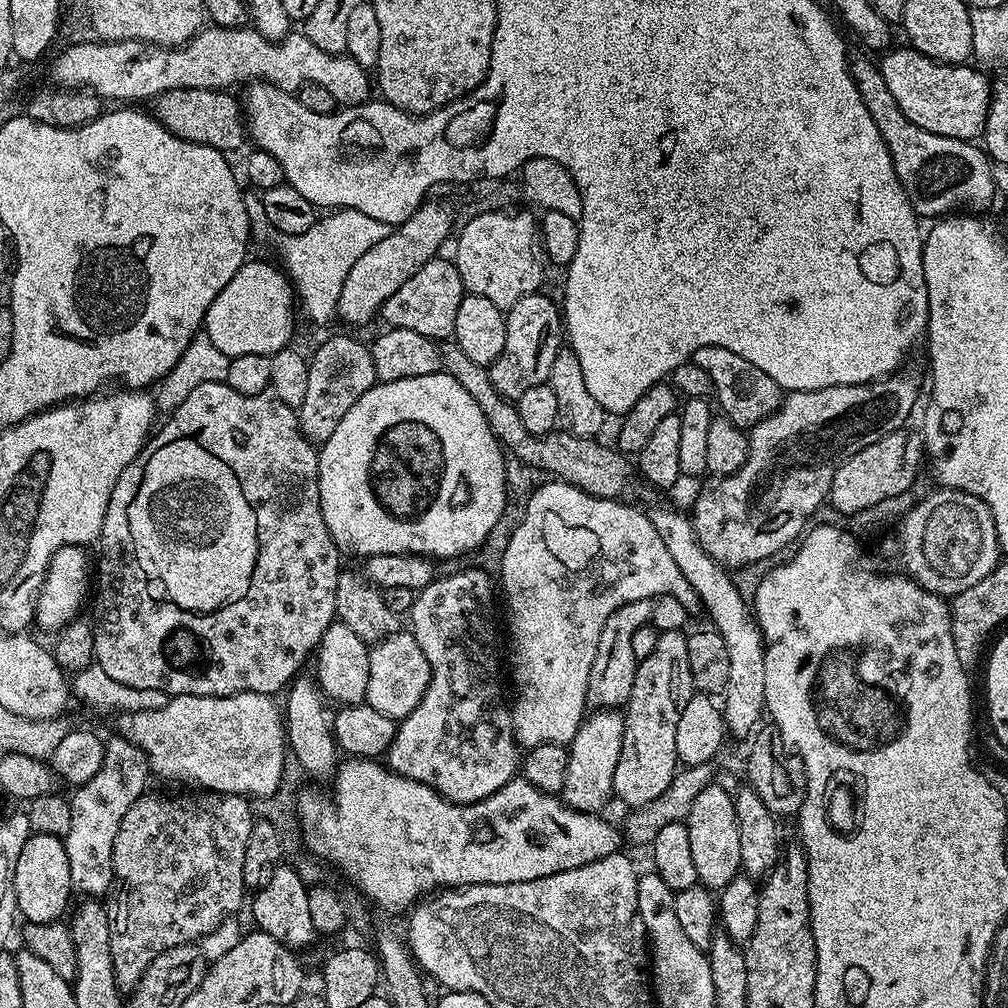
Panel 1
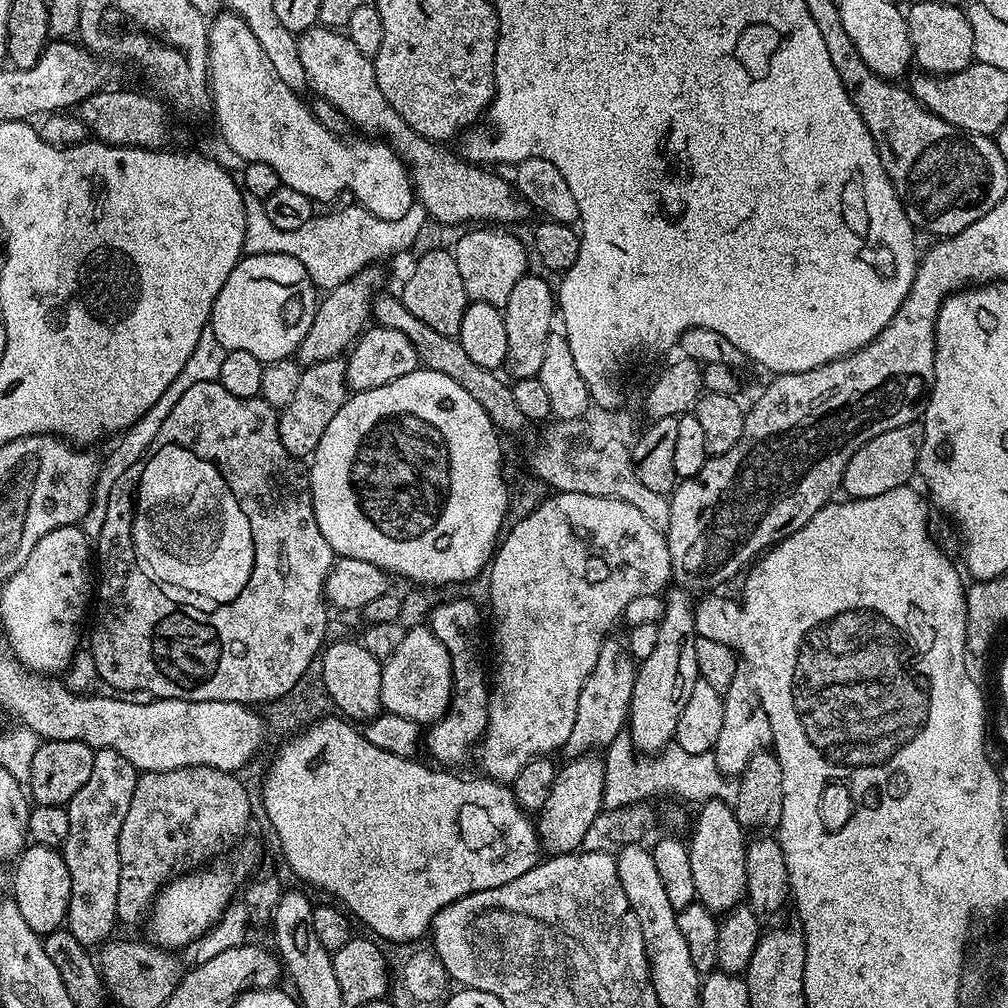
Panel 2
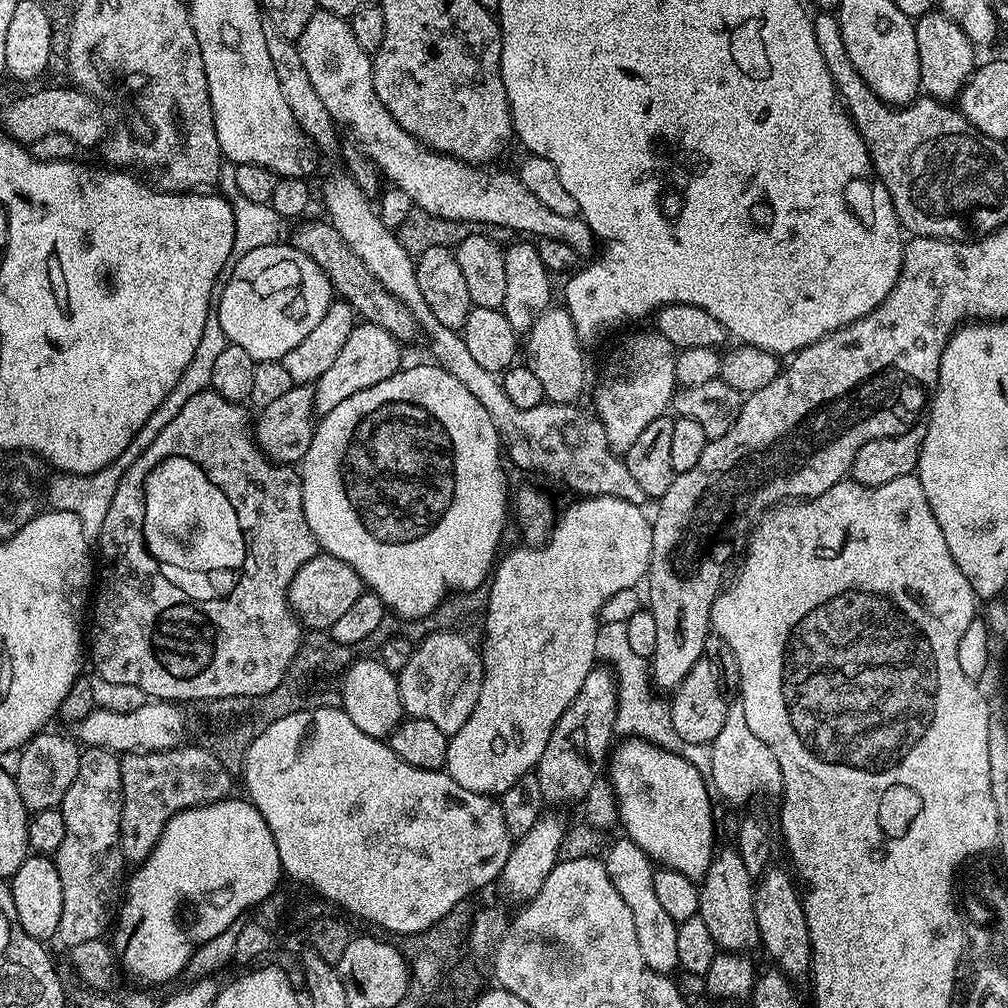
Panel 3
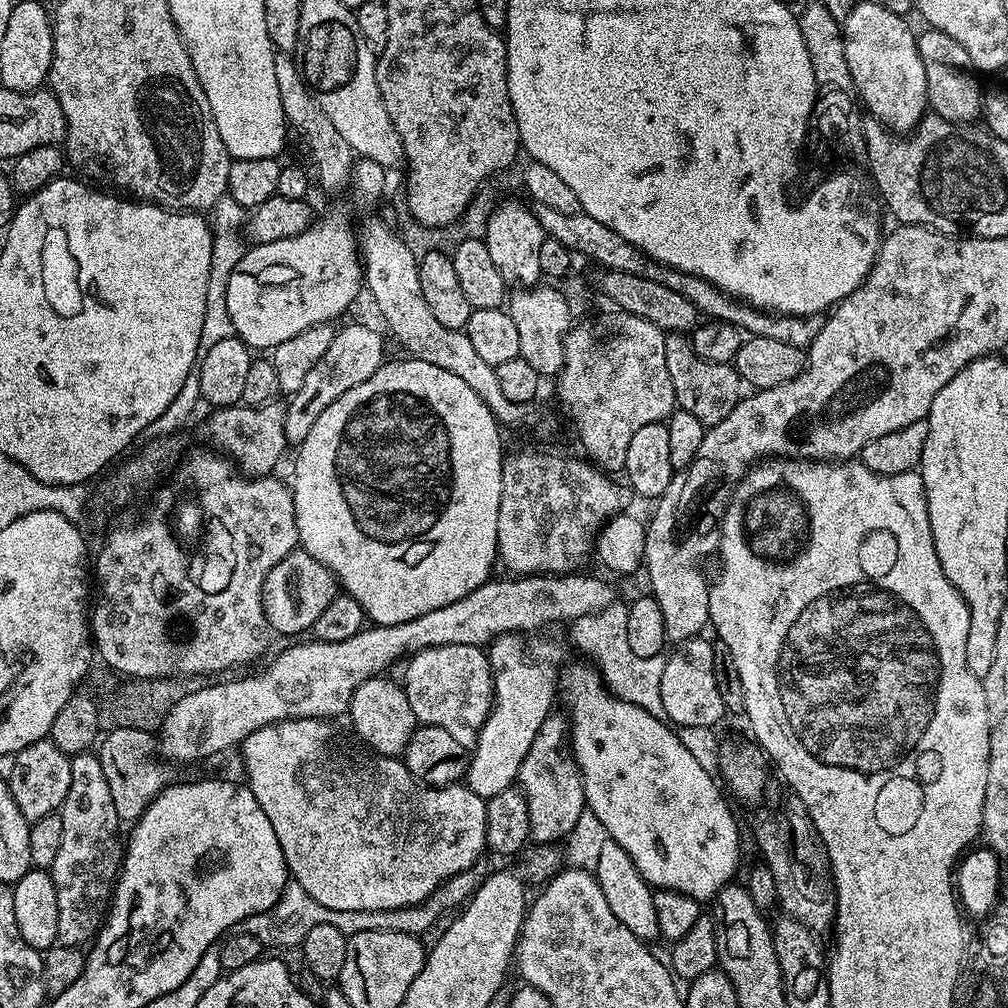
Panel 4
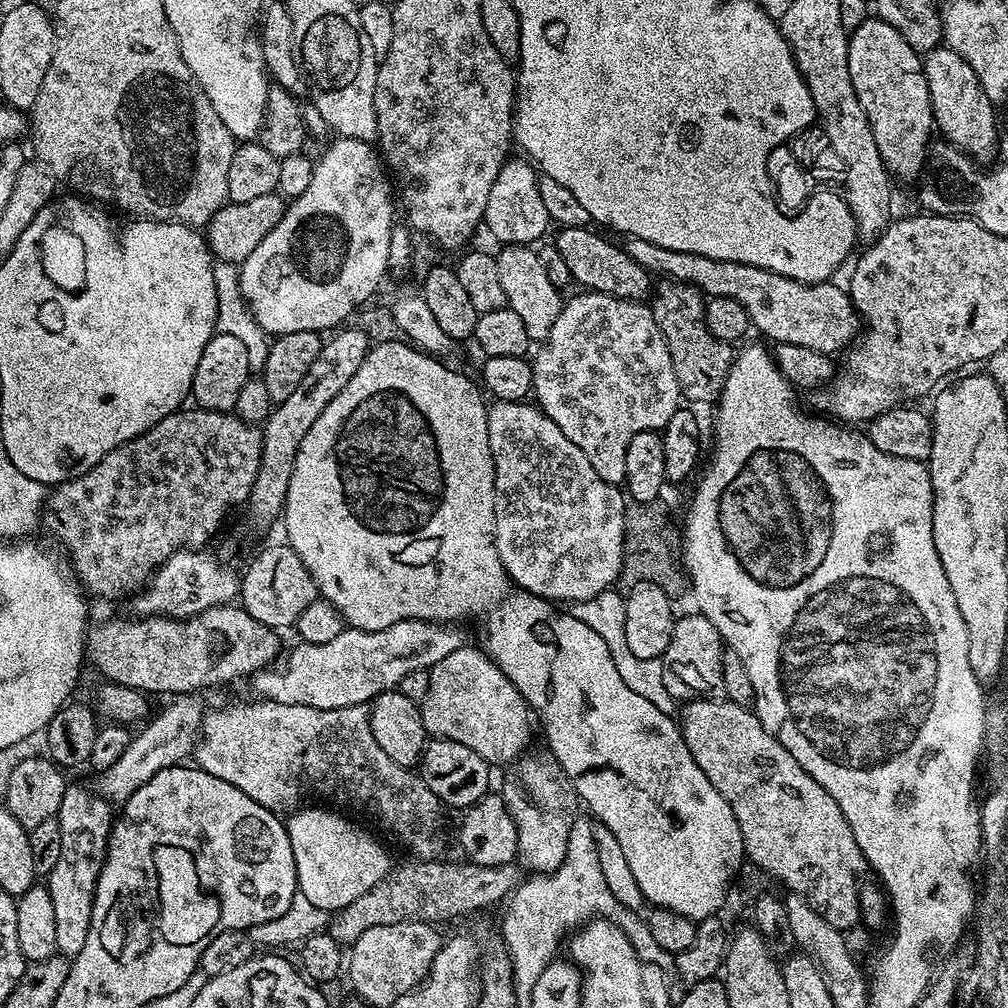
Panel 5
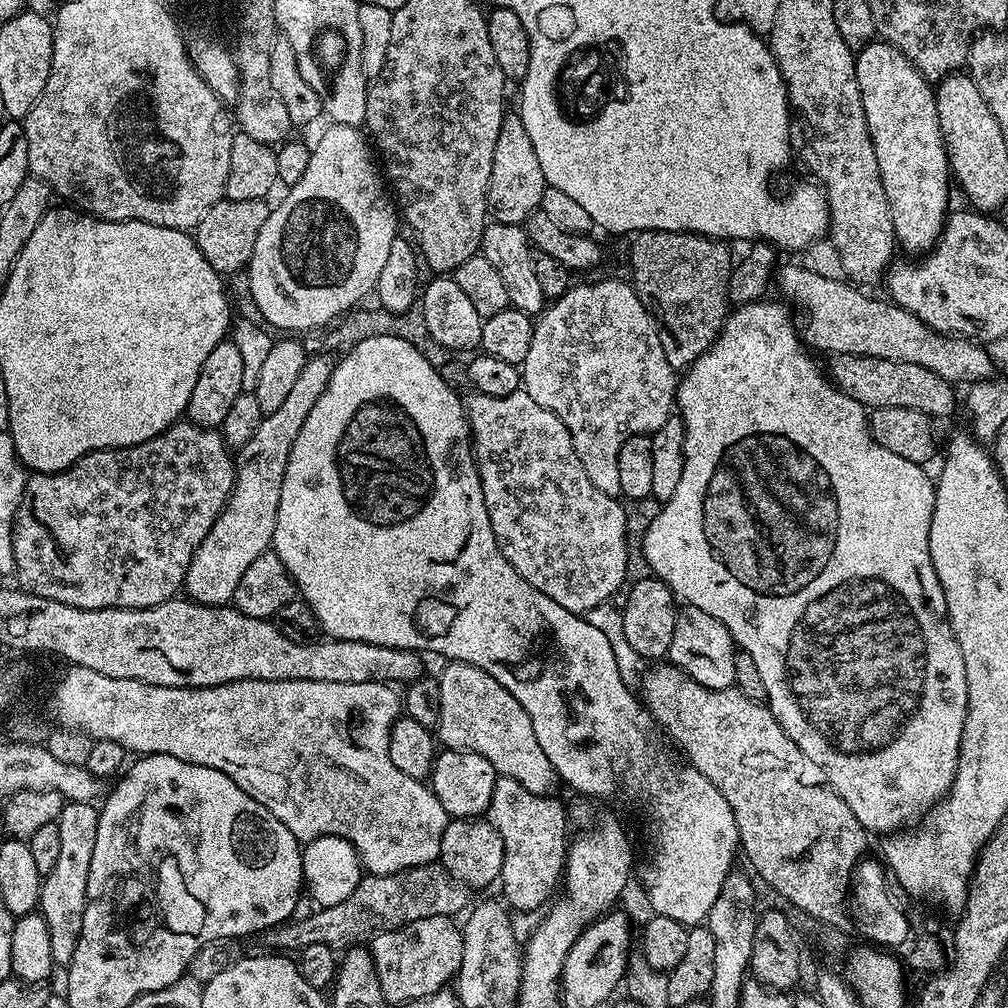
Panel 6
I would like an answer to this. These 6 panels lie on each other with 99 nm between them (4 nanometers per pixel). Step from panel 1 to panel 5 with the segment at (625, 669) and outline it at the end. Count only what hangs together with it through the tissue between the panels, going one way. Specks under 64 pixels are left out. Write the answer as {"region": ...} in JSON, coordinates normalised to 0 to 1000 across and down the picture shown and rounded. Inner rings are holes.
{"region":[[[525,745],[511,755],[508,764],[508,771],[501,776],[498,789],[510,812],[510,819],[514,819],[512,853],[521,866],[550,866],[562,851],[565,821],[577,799],[565,772],[546,745]]]}

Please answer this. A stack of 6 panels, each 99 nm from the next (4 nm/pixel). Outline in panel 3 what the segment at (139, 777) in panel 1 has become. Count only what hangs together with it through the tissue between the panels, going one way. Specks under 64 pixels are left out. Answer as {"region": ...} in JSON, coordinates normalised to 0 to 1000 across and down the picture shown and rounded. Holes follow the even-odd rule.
{"region":[[[84,741],[79,747],[77,769],[65,792],[60,797],[60,807],[65,815],[65,827],[62,830],[62,839],[54,847],[58,871],[62,871],[62,911],[58,915],[56,929],[68,941],[79,935],[92,934],[104,928],[112,920],[121,896],[121,882],[125,877],[125,854],[119,842],[119,816],[123,803],[121,788],[121,764],[119,750],[110,742]]]}

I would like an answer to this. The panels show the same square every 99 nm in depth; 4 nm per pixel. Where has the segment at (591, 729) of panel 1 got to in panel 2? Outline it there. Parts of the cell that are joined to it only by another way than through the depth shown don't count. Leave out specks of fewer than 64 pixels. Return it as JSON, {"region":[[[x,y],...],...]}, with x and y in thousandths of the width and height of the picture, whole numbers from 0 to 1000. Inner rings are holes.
{"region":[[[580,748],[563,756],[564,758],[561,762],[557,761],[553,765],[550,780],[546,780],[546,792],[542,792],[542,800],[538,800],[530,813],[539,844],[550,849],[572,844],[576,840],[581,823],[585,822],[585,815],[592,812],[599,802],[598,753],[591,748]]]}

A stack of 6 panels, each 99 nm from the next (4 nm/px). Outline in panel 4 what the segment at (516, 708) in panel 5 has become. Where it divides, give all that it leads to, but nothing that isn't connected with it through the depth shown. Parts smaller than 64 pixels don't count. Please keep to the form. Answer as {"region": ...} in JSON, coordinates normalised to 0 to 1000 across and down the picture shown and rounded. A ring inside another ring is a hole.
{"region":[[[435,641],[420,643],[404,656],[405,664],[400,677],[400,684],[405,689],[407,704],[411,704],[411,712],[418,719],[438,720],[458,740],[465,744],[472,741],[472,733],[488,703],[488,693],[492,690],[488,676],[488,662],[480,643],[470,641]]]}

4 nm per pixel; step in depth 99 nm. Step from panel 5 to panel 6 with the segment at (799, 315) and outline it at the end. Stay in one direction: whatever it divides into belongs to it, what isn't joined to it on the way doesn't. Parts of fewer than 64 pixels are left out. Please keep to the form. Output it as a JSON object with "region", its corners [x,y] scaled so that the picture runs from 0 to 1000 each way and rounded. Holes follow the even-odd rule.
{"region":[[[778,261],[773,263],[768,274],[769,281],[774,281],[774,290],[779,294],[777,297],[783,303],[791,302],[794,305],[798,313],[797,336],[811,350],[821,349],[831,353],[847,351],[907,359],[907,363],[919,363],[919,367],[931,371],[945,383],[968,383],[983,378],[980,376],[984,373],[986,358],[983,348],[975,340],[958,333],[938,333],[936,329],[928,329],[898,306],[892,306],[880,297],[864,298],[857,291],[860,289],[854,288],[848,281],[832,277],[816,274],[794,262]]]}

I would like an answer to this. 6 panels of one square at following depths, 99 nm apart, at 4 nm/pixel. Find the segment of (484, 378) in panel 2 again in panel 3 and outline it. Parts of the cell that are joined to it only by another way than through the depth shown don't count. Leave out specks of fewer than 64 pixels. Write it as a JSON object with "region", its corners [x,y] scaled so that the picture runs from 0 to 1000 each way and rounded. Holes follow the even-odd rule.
{"region":[[[321,216],[305,218],[298,220],[303,222],[295,224],[294,231],[288,235],[289,241],[306,251],[306,255],[320,266],[332,293],[342,298],[360,320],[379,323],[379,327],[383,327],[391,336],[404,339],[412,333],[416,334],[417,322],[413,320],[409,309],[398,298],[391,296],[391,292],[387,292],[387,288],[383,288],[383,284],[379,284],[379,280],[375,280],[375,276],[367,272],[367,268],[363,268],[363,260],[359,260],[359,256],[355,256],[355,252],[351,252],[351,248],[343,244],[343,240],[339,240],[329,221]]]}

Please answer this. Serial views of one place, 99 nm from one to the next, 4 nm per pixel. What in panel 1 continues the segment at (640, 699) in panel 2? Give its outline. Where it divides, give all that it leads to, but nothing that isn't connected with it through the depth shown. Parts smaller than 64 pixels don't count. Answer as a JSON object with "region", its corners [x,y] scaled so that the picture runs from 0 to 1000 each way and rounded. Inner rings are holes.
{"region":[[[678,626],[656,627],[651,632],[649,645],[640,655],[634,656],[629,669],[629,685],[618,707],[619,727],[617,728],[617,748],[613,748],[613,764],[609,764],[608,787],[626,803],[639,800],[653,792],[664,782],[673,765],[671,733],[673,732],[673,712],[677,700],[685,696],[688,688],[685,657],[682,651],[683,631]]]}

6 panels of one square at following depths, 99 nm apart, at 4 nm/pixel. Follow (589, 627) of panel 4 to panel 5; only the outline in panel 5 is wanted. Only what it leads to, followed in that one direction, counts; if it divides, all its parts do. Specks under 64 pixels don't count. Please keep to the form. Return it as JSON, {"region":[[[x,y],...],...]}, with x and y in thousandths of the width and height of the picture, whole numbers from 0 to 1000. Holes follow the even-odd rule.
{"region":[[[609,583],[598,586],[597,589],[590,590],[589,593],[572,596],[566,602],[567,611],[573,613],[575,617],[580,617],[591,629],[595,629],[597,635],[605,642],[605,649],[612,662],[613,669],[617,672],[617,677],[628,685],[629,688],[634,688],[643,696],[648,696],[652,702],[658,706],[666,705],[666,698],[669,691],[662,679],[662,668],[658,654],[637,654],[630,653],[626,649],[621,636],[621,601],[619,591]]]}

